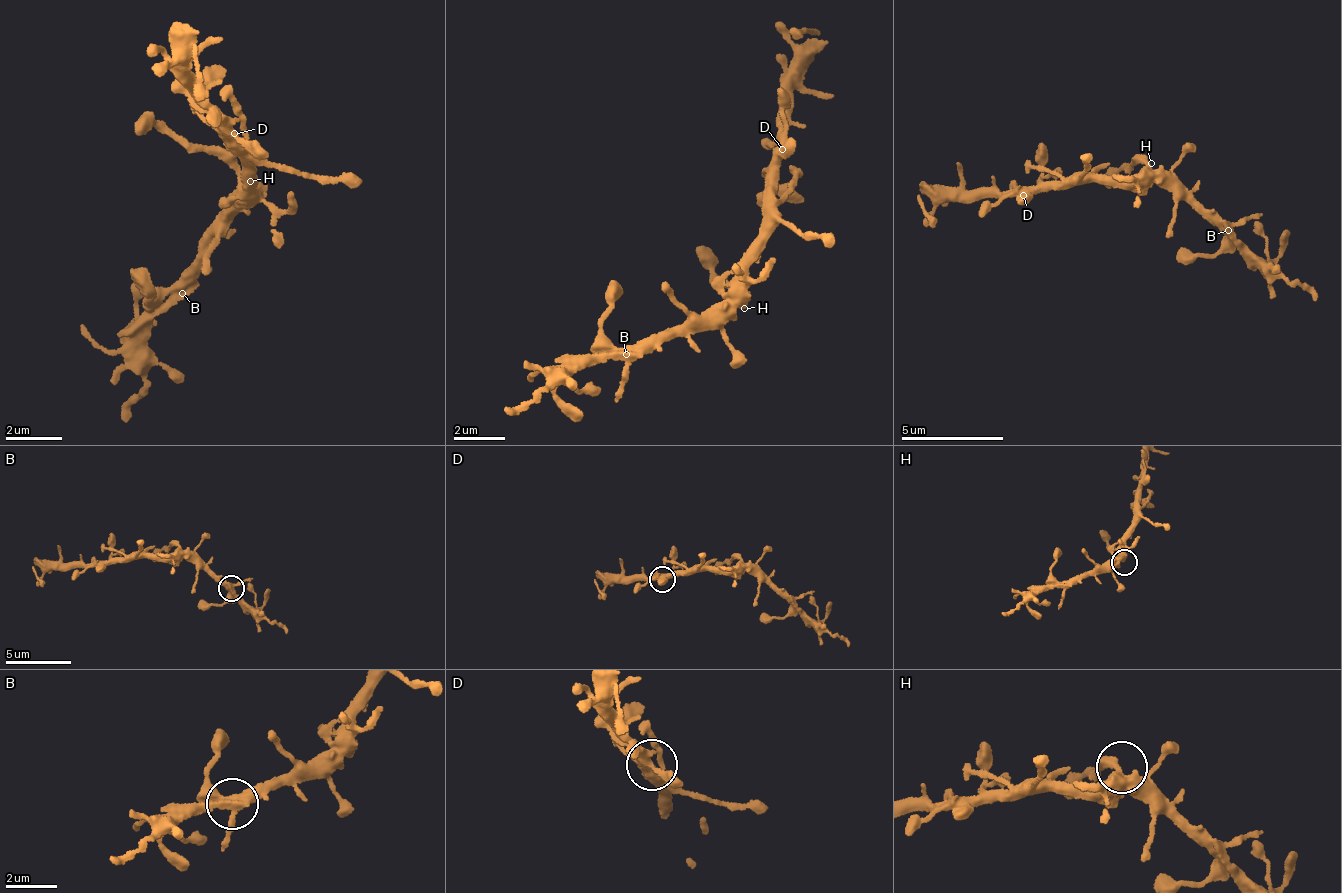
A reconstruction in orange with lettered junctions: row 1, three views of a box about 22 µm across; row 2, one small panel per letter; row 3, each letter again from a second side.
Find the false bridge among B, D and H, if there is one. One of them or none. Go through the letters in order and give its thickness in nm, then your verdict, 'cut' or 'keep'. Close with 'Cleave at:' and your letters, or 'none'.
B: 360 nm thick; keep
D: 360 nm thick; keep
H: 400 nm thick; keep
Cleave at: none

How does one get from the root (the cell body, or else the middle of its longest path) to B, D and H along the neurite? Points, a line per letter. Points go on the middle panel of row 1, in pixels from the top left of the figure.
B: (748, 248), (748, 254), (726, 282), (726, 288), (698, 318), (655, 335), (650, 342), (624, 356)
D: (748, 248), (748, 243), (760, 229), (760, 206), (765, 199), (765, 182), (776, 168), (782, 149)
H: (748, 248), (744, 308)

